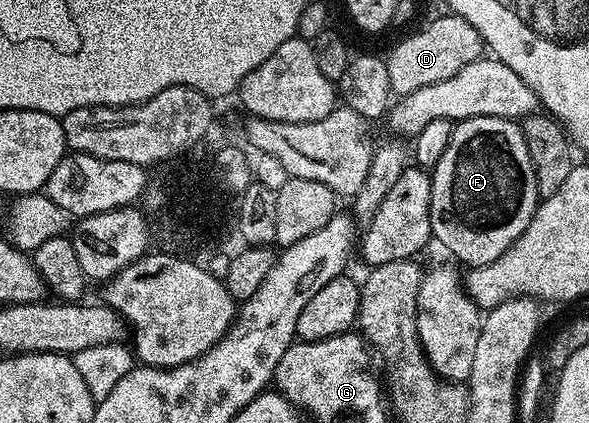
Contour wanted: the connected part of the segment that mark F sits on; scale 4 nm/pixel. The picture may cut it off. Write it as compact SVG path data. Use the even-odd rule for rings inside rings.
M475 116L469 120L459 121L450 134L450 144L446 146L446 150L442 153L442 158L438 158L436 167L431 169L430 175L432 178L430 226L432 227L435 243L440 243L453 256L453 258L451 257L453 261L461 260L464 266L468 268L486 266L486 262L494 262L494 258L498 258L498 254L505 252L518 238L518 234L522 234L522 230L526 230L530 218L536 213L537 203L541 199L541 194L536 186L535 167L531 164L530 152L527 149L526 138L523 136L521 125L517 121L503 120L497 116Z

